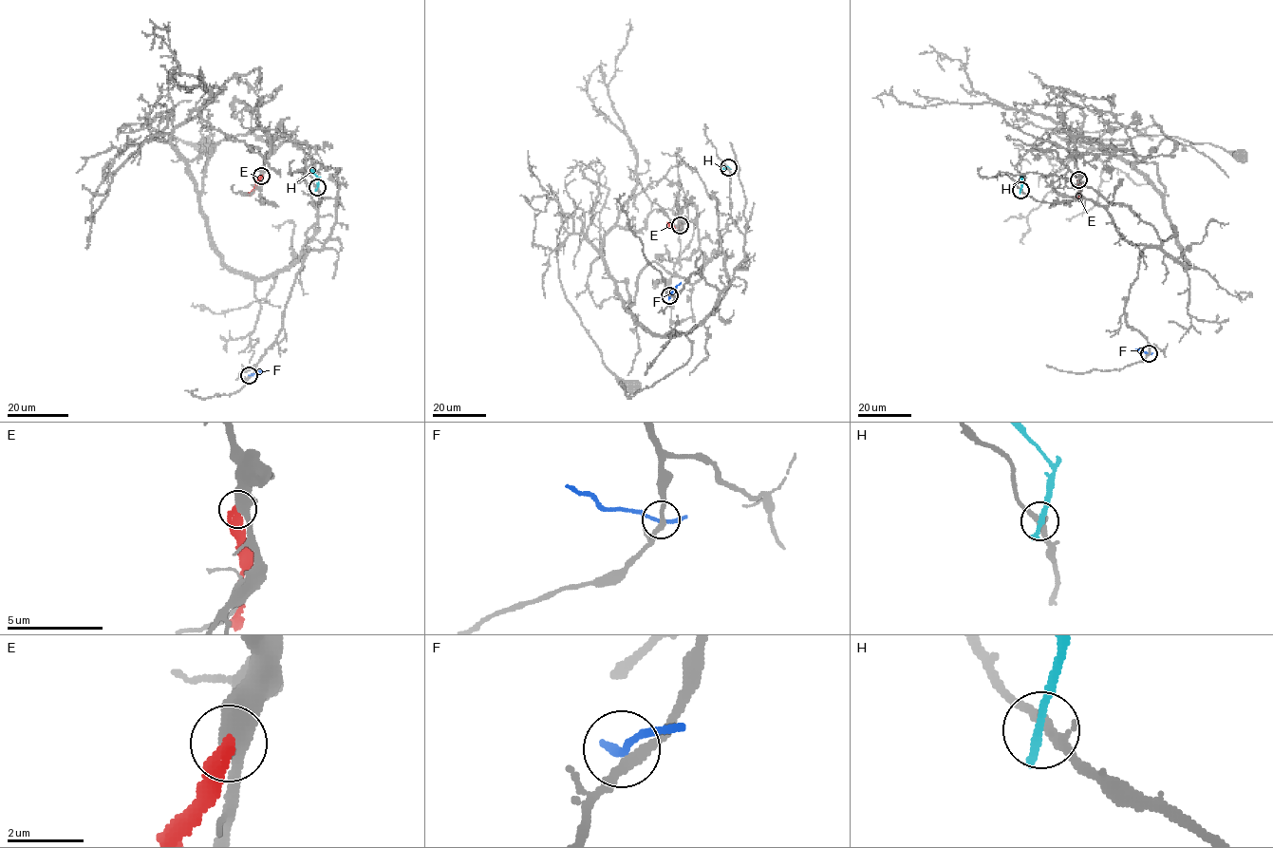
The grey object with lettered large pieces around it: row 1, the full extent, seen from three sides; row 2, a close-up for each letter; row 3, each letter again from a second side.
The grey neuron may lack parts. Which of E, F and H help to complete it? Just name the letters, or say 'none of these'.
none of these

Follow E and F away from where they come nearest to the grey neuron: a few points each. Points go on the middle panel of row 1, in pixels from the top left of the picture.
E: (680, 225), (666, 222)
F: (669, 295), (680, 282)

